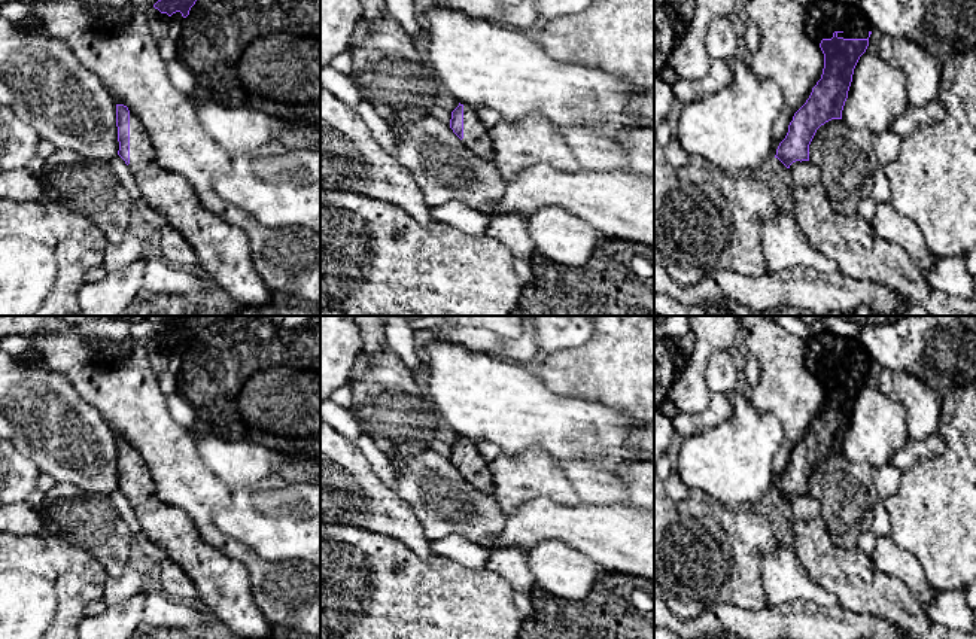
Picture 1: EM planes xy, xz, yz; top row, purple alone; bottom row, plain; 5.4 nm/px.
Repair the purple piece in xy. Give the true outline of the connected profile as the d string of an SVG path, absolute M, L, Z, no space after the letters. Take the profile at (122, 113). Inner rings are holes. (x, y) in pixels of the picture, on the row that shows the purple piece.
M116 104L116 127L118 155L130 167L143 200L191 244L215 286L243 307L271 305L273 290L253 268L246 232L207 210L183 176L159 167L140 119L124 104Z

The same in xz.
M459 103L451 112L450 128L471 152L492 161L493 144L474 106Z

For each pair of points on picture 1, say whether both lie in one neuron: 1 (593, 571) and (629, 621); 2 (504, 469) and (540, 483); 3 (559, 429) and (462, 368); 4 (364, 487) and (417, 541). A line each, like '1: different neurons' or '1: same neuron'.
1: different neurons
2: same neuron
3: same neuron
4: same neuron

